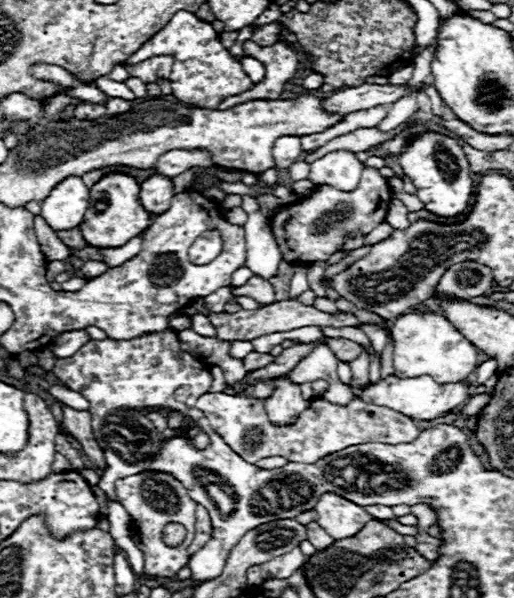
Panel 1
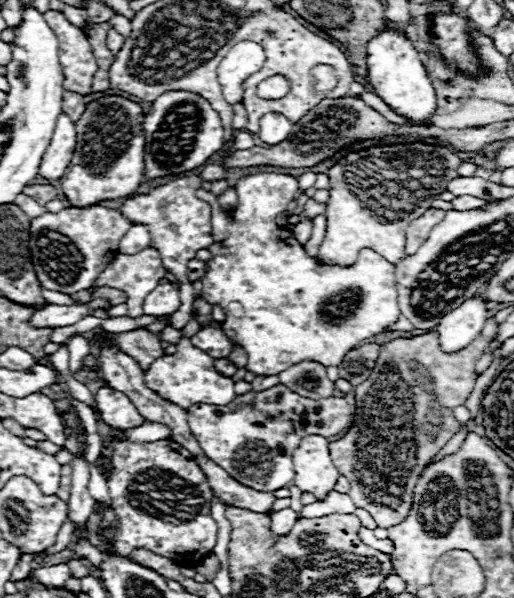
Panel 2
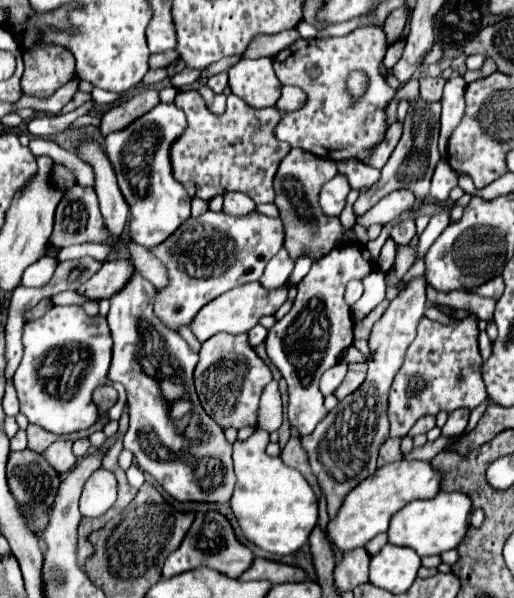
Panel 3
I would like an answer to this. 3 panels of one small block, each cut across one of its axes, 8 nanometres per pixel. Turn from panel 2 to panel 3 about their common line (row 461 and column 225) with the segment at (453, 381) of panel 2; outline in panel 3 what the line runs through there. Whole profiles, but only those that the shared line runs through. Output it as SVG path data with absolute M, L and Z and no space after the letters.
M216 334L200 348L200 360L194 370L196 392L202 408L220 428L256 428L260 394L270 380L272 372L248 344L248 334Z

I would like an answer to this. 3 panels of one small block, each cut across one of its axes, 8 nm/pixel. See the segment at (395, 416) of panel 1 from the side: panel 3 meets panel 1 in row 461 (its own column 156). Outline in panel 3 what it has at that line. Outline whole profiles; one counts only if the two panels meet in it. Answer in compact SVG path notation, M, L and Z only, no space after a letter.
M224 210L220 212L204 212L198 218L188 218L176 232L174 236L168 236L168 240L164 240L164 244L158 244L156 248L150 248L150 252L166 266L168 270L168 284L164 288L156 290L154 296L154 312L156 316L160 316L160 322L166 328L172 330L180 330L182 326L190 328L192 320L196 318L196 312L200 312L200 308L204 304L208 304L210 300L214 300L216 296L246 284L246 282L254 282L260 280L266 264L270 262L270 258L282 248L284 242L284 228L282 228L282 220L280 218L268 218L260 212L250 212L248 216L228 216Z

